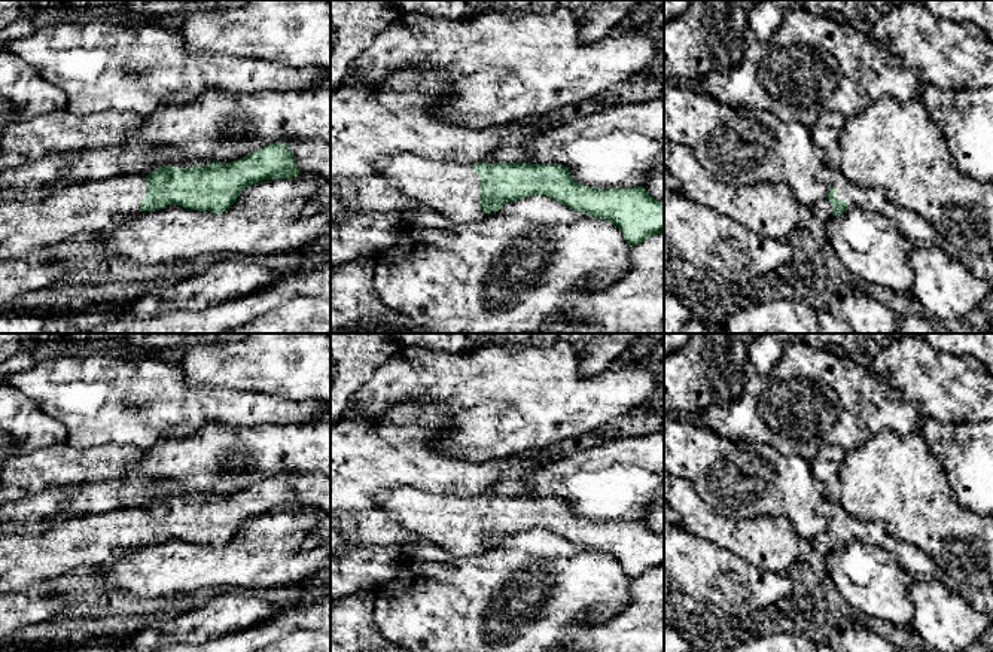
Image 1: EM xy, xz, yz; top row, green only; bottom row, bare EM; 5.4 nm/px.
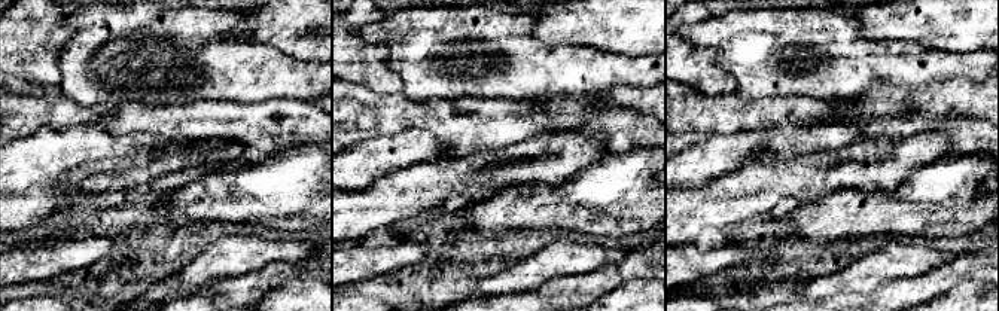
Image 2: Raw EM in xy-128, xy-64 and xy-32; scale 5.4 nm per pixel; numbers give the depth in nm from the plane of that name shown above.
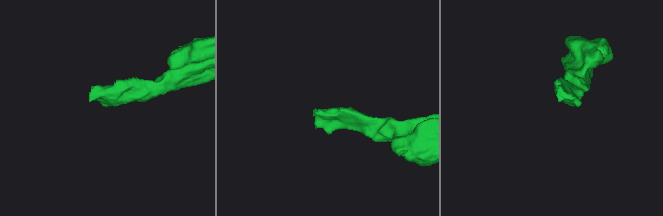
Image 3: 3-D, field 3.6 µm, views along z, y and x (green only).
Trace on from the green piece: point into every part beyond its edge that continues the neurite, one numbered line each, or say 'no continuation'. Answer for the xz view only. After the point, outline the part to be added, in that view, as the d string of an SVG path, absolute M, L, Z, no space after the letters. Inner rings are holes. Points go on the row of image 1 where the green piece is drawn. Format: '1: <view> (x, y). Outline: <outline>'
1: xz (450, 188). Outline: M399 153L378 156L374 167L377 176L384 177L400 194L456 225L484 216L479 208L479 176L473 164Z

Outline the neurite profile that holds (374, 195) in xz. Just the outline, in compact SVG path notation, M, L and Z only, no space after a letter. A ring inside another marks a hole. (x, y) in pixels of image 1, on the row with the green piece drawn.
M384 177L331 180L331 217L342 214L387 214L411 219L411 210L421 205L400 194Z

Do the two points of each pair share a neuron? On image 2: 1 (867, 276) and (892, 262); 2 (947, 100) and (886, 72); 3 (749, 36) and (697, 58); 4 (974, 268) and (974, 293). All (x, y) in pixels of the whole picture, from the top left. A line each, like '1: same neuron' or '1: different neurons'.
1: same neuron
2: different neurons
3: different neurons
4: different neurons

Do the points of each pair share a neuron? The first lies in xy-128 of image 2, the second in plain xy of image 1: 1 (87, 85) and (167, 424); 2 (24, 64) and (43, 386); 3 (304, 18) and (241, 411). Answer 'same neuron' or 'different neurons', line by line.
1: same neuron
2: different neurons
3: different neurons

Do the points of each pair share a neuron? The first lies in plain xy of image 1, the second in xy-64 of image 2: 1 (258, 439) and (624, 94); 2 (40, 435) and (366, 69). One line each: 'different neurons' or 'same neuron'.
1: same neuron
2: same neuron

